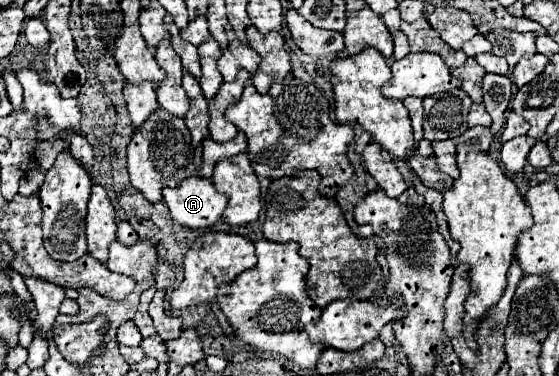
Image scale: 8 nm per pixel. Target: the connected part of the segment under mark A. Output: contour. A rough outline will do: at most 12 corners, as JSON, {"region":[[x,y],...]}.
{"region":[[192,175],[164,187],[172,219],[186,229],[208,229],[228,197],[212,181]]}

